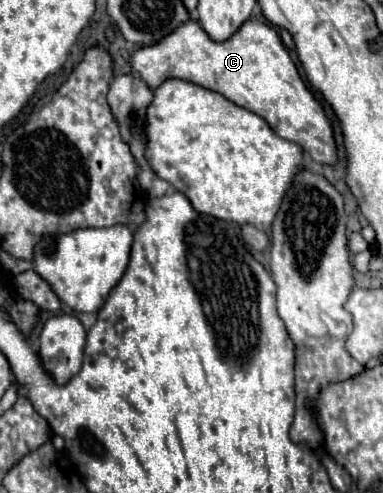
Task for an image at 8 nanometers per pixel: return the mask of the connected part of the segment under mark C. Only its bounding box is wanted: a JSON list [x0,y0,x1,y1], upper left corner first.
[127,17,337,165]

